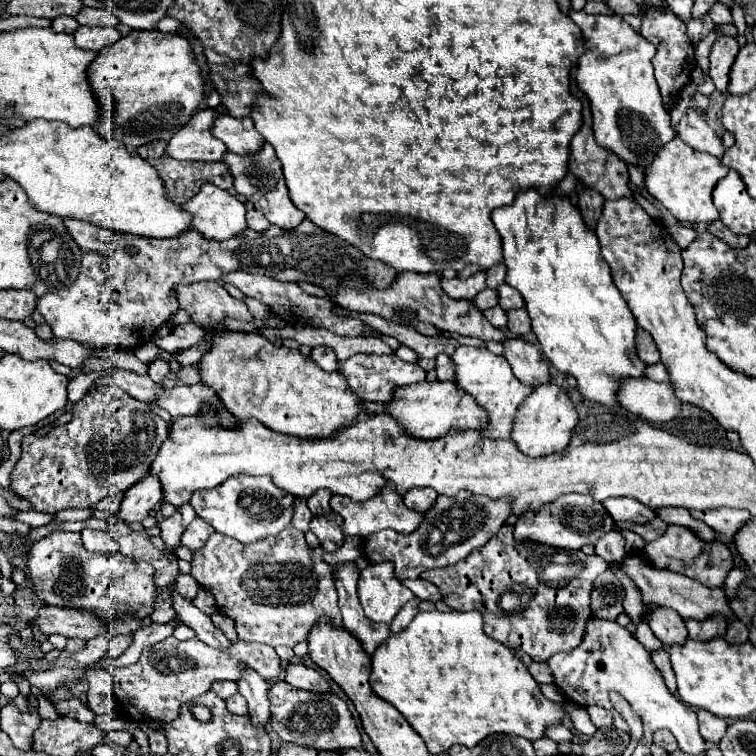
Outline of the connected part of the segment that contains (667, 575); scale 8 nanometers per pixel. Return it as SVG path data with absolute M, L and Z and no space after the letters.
M627 555L623 559L623 567L625 567L625 571L629 571L635 585L639 587L643 605L671 607L683 619L695 619L695 621L705 621L707 617L715 615L715 613L721 613L723 617L733 615L731 601L727 599L723 589L705 587L703 583L697 583L697 581L693 581L693 579L689 579L685 575L679 575L679 573L673 573L673 571L657 571L657 569L649 567L641 555Z

